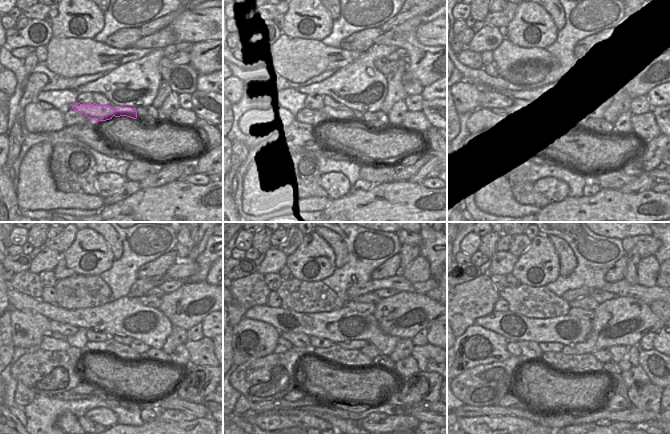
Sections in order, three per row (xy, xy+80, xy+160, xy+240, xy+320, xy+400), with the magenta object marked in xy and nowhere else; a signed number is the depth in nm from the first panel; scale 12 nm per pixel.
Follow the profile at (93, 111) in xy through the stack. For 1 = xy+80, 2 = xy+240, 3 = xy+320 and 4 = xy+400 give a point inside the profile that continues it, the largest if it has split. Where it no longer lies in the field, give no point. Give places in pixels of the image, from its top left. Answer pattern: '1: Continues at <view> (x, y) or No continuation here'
1: Continues at xy+80 (356, 116)
2: Continues at xy+240 (138, 346)
3: Continues at xy+320 (370, 350)
4: Continues at xy+400 (603, 355).

